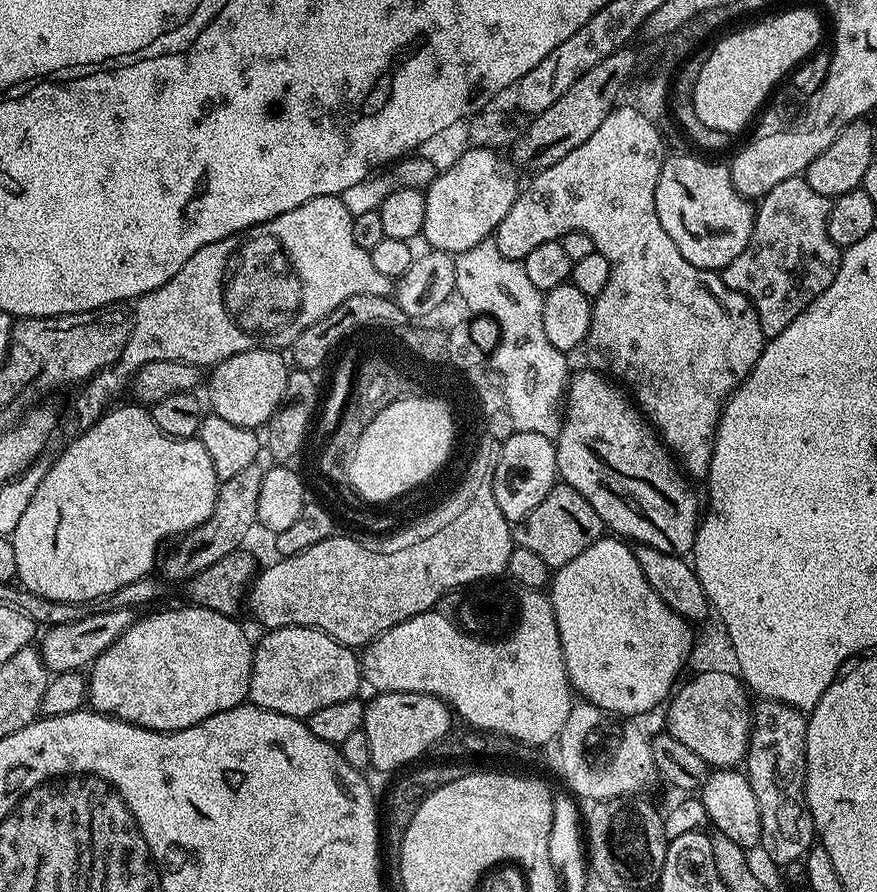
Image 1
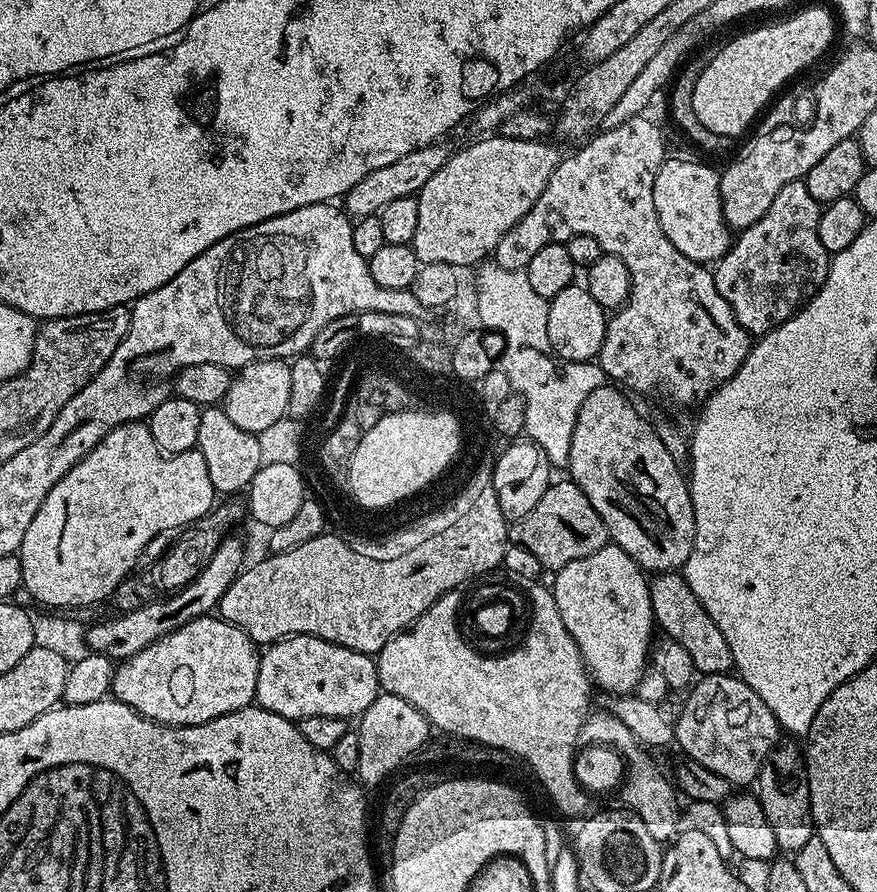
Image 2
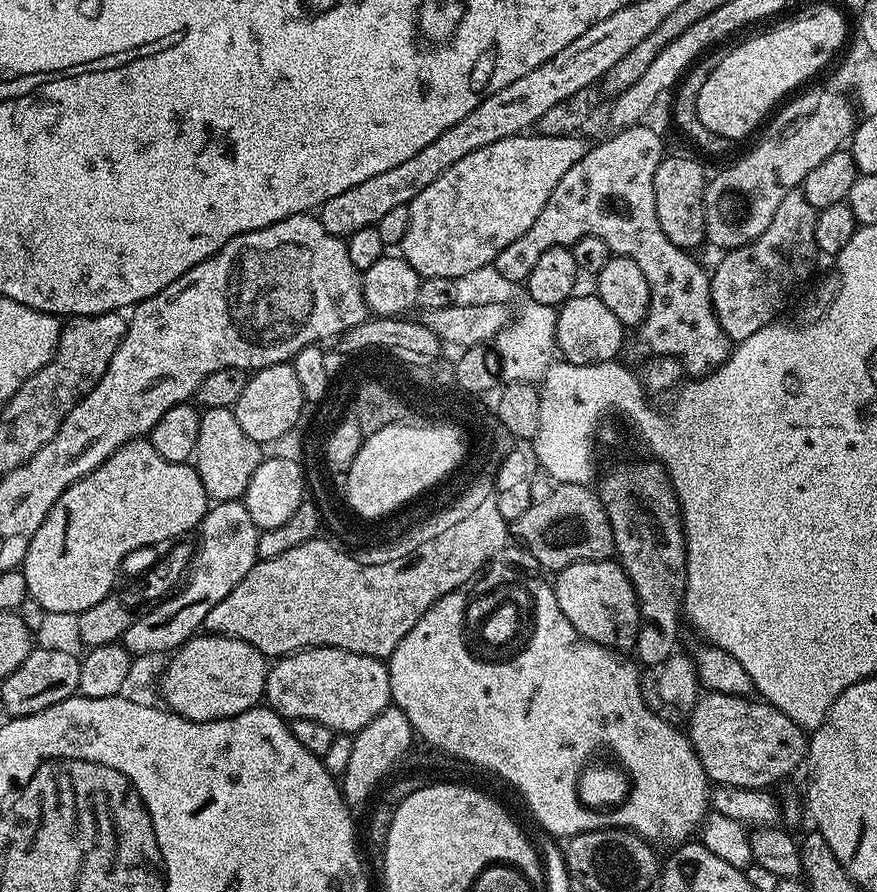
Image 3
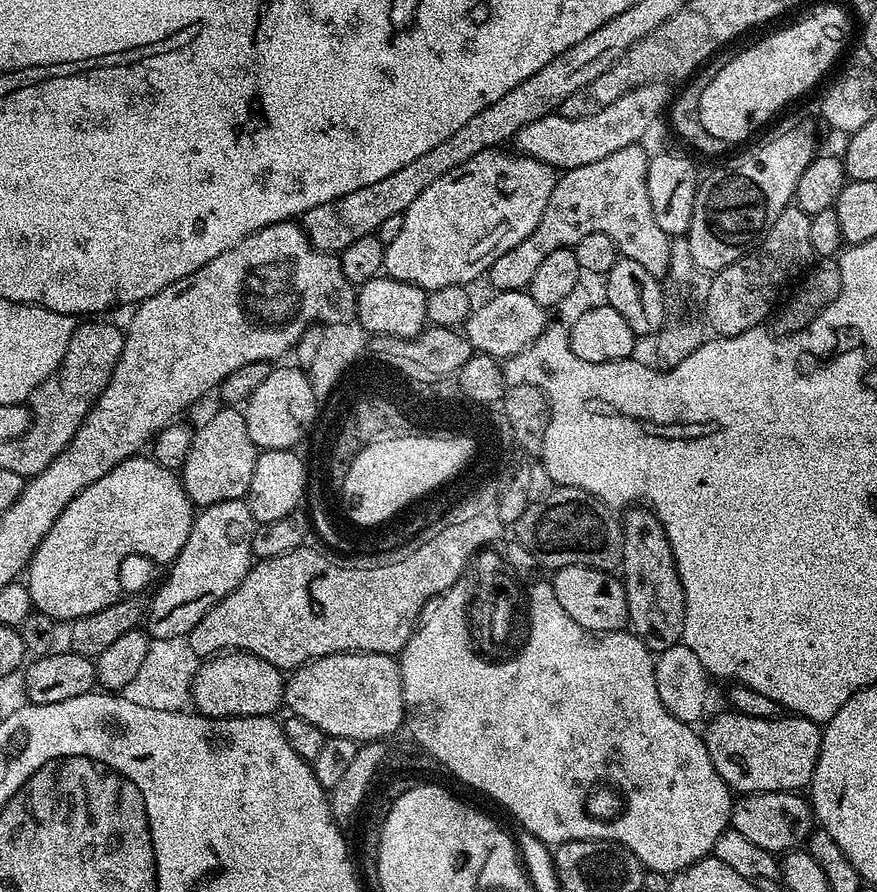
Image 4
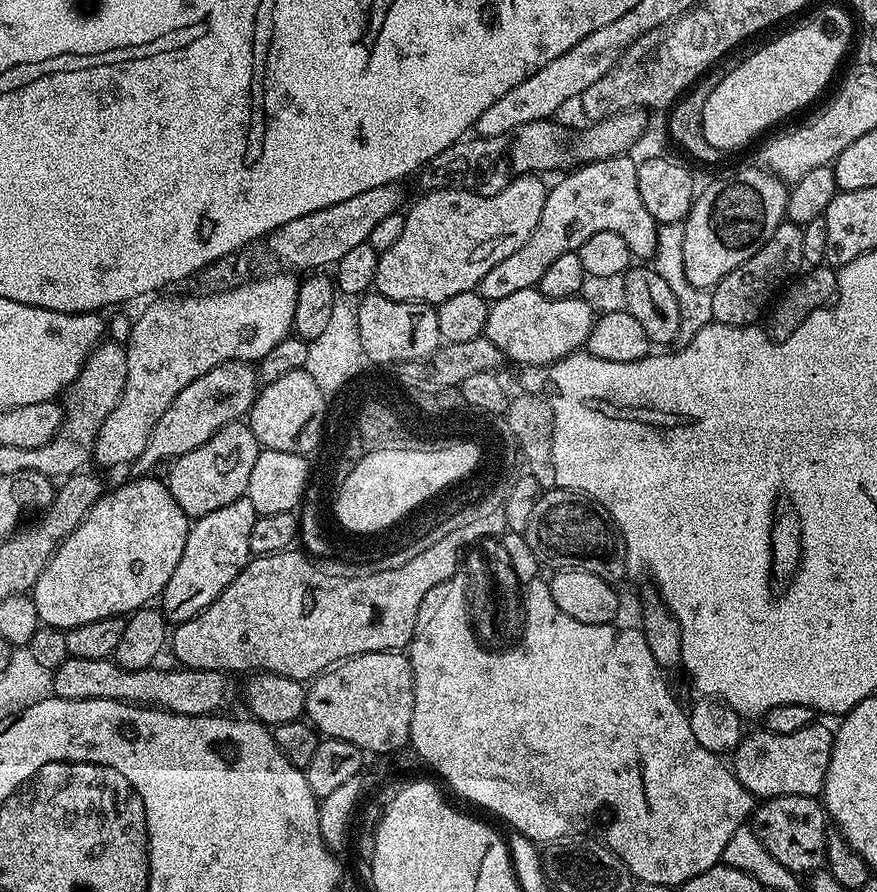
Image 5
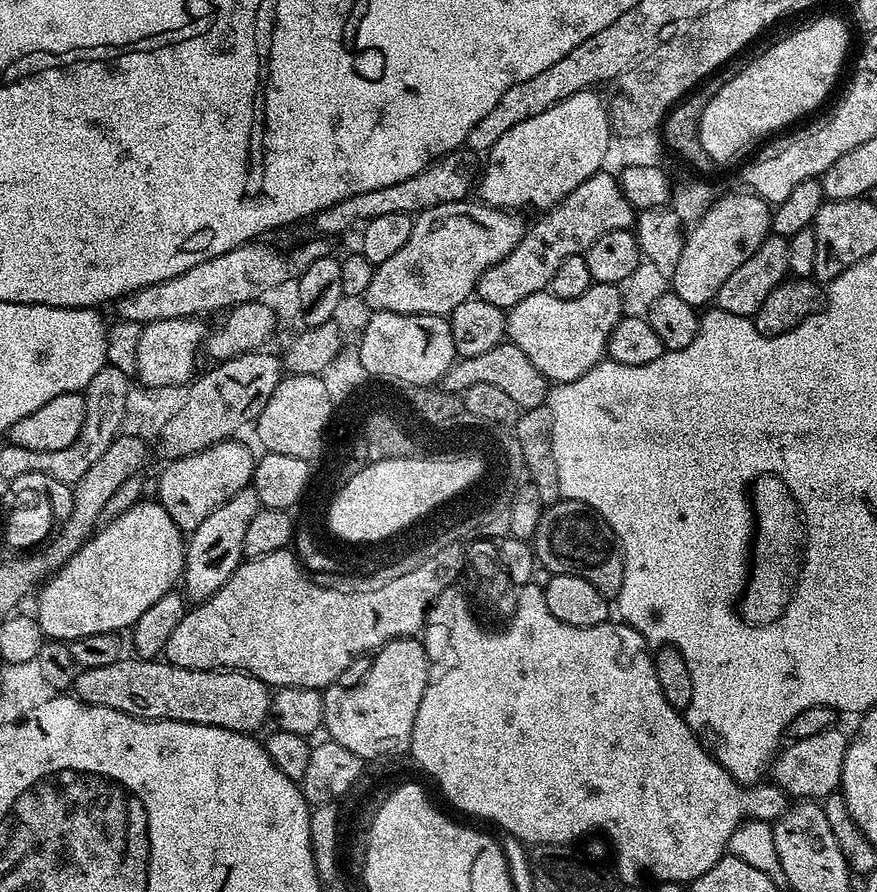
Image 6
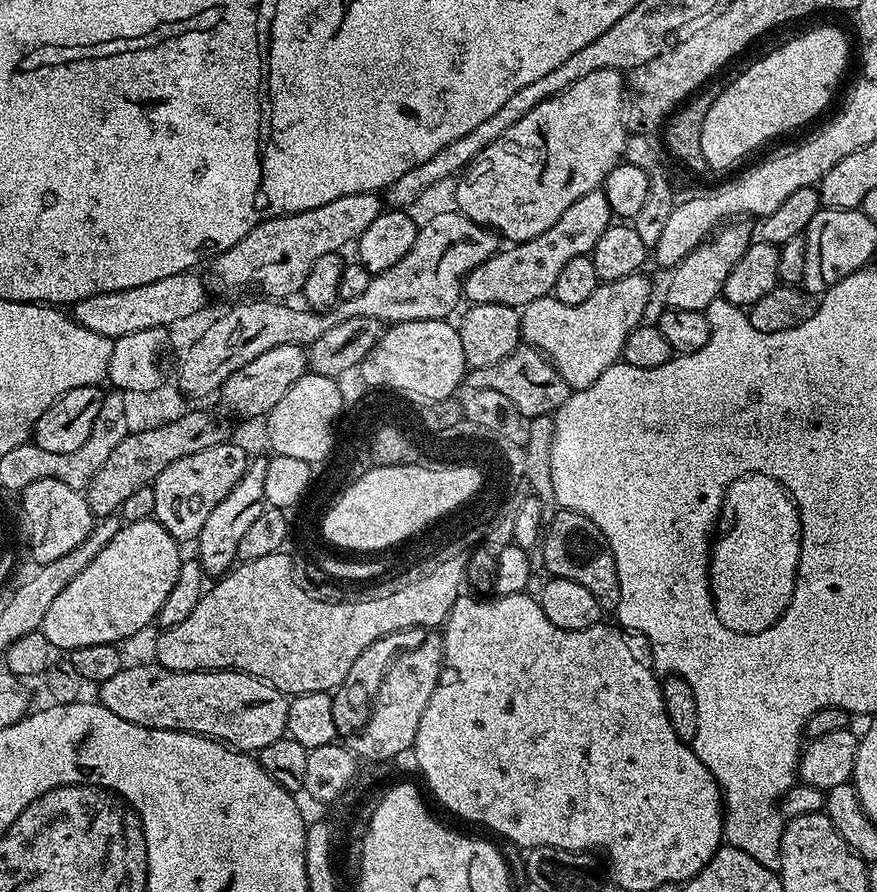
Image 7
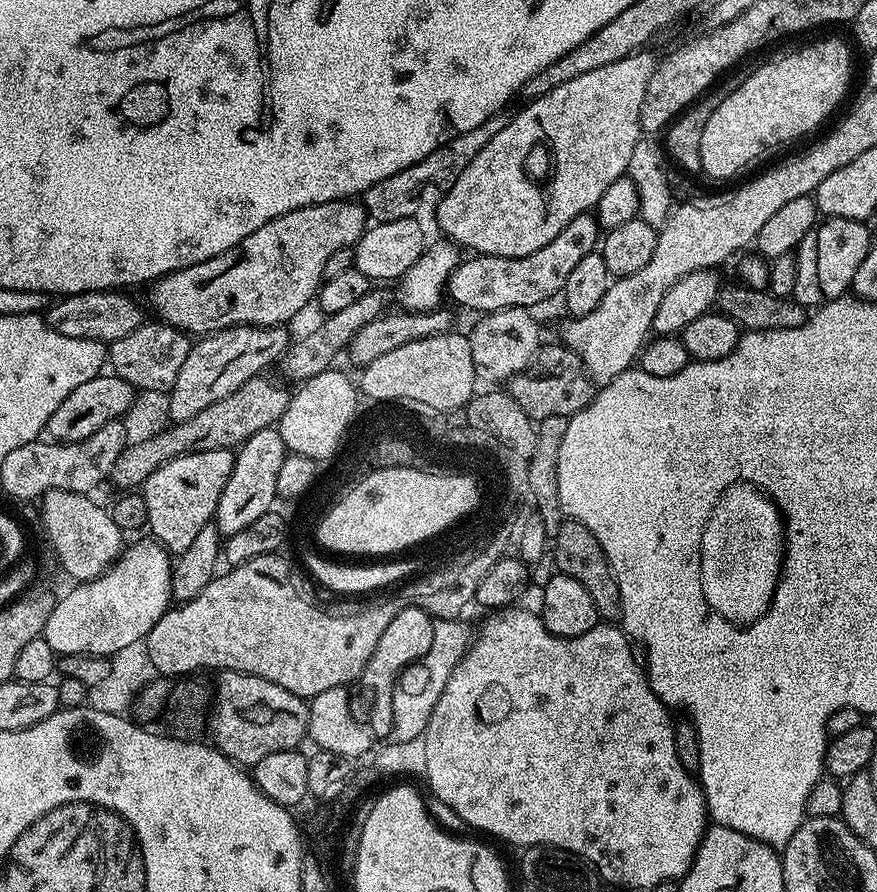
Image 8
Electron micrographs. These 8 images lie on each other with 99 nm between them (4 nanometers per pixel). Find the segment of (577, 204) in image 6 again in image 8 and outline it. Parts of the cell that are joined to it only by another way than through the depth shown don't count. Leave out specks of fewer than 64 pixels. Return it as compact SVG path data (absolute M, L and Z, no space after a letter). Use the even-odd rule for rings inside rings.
M585 214L574 218L574 222L570 222L570 226L566 226L566 230L562 230L562 234L558 234L558 238L554 238L554 242L550 242L546 246L542 246L542 250L534 250L534 254L529 256L519 256L518 258L506 258L505 256L481 256L479 254L472 254L468 257L461 259L460 265L453 270L448 279L448 286L446 289L447 299L453 300L460 308L469 308L470 311L476 312L475 314L487 314L489 312L497 312L498 310L506 310L507 308L526 308L529 310L535 309L535 304L544 304L551 296L559 297L563 293L566 286L566 278L570 278L570 270L574 270L574 266L578 266L578 258L586 258L588 252L597 251L598 236L596 240L596 232L598 233L598 225L595 215Z

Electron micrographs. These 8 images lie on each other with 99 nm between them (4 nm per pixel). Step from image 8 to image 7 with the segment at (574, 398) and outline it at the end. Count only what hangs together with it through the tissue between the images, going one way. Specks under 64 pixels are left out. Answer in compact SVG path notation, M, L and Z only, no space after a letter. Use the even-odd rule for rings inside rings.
M527 346L511 352L509 356L490 366L471 369L467 373L466 384L469 389L498 390L498 394L509 397L527 418L552 416L557 408L568 401L570 395L568 383L560 377L556 367L535 348Z

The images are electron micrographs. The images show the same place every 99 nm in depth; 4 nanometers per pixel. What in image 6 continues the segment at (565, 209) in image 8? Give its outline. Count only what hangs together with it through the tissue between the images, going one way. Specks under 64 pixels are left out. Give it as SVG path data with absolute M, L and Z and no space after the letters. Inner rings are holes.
M596 90L579 92L558 102L558 106L550 106L550 110L542 110L542 114L534 114L534 118L526 118L526 122L518 122L518 126L510 126L510 130L506 130L506 134L502 134L502 138L498 138L498 142L494 142L486 154L488 165L485 168L483 165L478 176L479 199L489 208L547 210L559 204L562 198L566 198L566 194L582 186L586 178L601 171L602 158L605 157L614 133L608 118L607 103L598 93Z

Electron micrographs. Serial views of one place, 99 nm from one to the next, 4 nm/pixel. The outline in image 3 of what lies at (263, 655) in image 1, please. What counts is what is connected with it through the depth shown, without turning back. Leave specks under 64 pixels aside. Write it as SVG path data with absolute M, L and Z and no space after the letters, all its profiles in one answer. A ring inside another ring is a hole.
M302 648L299 652L290 652L286 656L279 657L269 667L264 700L267 707L289 721L314 718L314 722L330 726L337 734L355 734L370 722L374 722L374 718L392 704L388 665L383 659L375 656L354 654L341 648Z

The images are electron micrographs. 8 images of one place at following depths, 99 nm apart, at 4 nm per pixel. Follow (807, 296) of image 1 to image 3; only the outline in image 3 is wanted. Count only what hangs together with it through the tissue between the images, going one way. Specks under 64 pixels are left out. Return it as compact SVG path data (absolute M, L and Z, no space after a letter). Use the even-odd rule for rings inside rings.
M793 190L782 198L770 226L754 238L752 244L741 248L729 248L710 272L710 294L714 314L728 335L729 341L748 340L750 334L762 332L777 319L780 307L788 300L788 295L803 280L812 276L816 268L816 243L814 242L814 222L817 208L806 202L802 190Z

